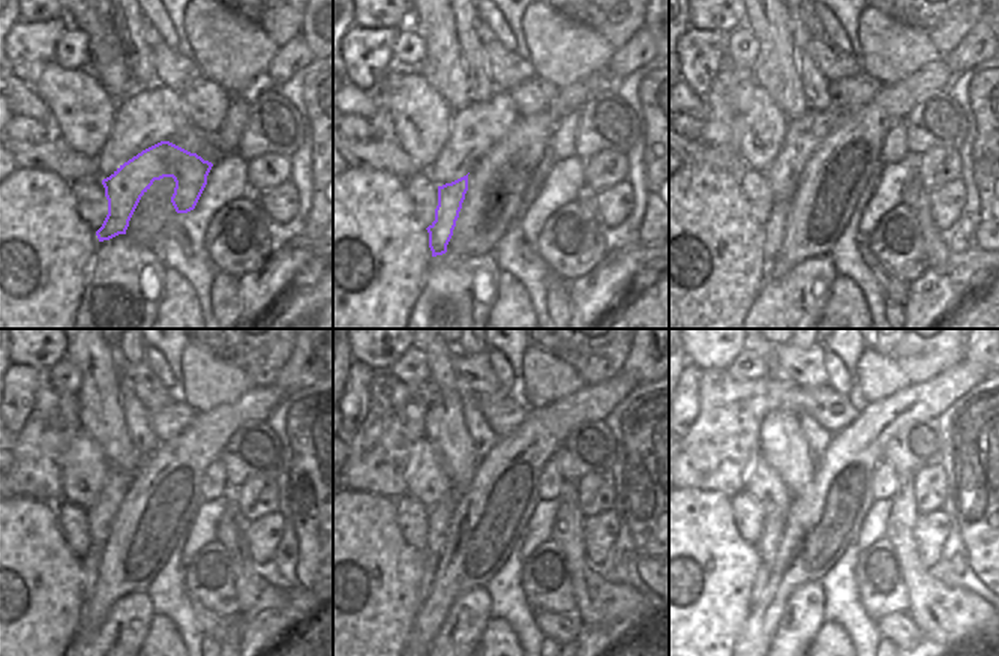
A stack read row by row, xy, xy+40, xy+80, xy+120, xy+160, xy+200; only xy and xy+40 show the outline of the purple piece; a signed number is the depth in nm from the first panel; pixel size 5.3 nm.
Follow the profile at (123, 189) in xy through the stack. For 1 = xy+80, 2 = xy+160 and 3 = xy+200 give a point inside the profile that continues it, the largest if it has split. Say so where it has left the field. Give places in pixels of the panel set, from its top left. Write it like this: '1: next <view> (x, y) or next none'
1: next xy+80 (774, 228)
2: next xy+160 (428, 575)
3: next xy+200 (764, 574)

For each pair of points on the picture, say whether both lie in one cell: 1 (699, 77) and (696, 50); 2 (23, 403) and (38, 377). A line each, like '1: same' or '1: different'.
1: same
2: same

